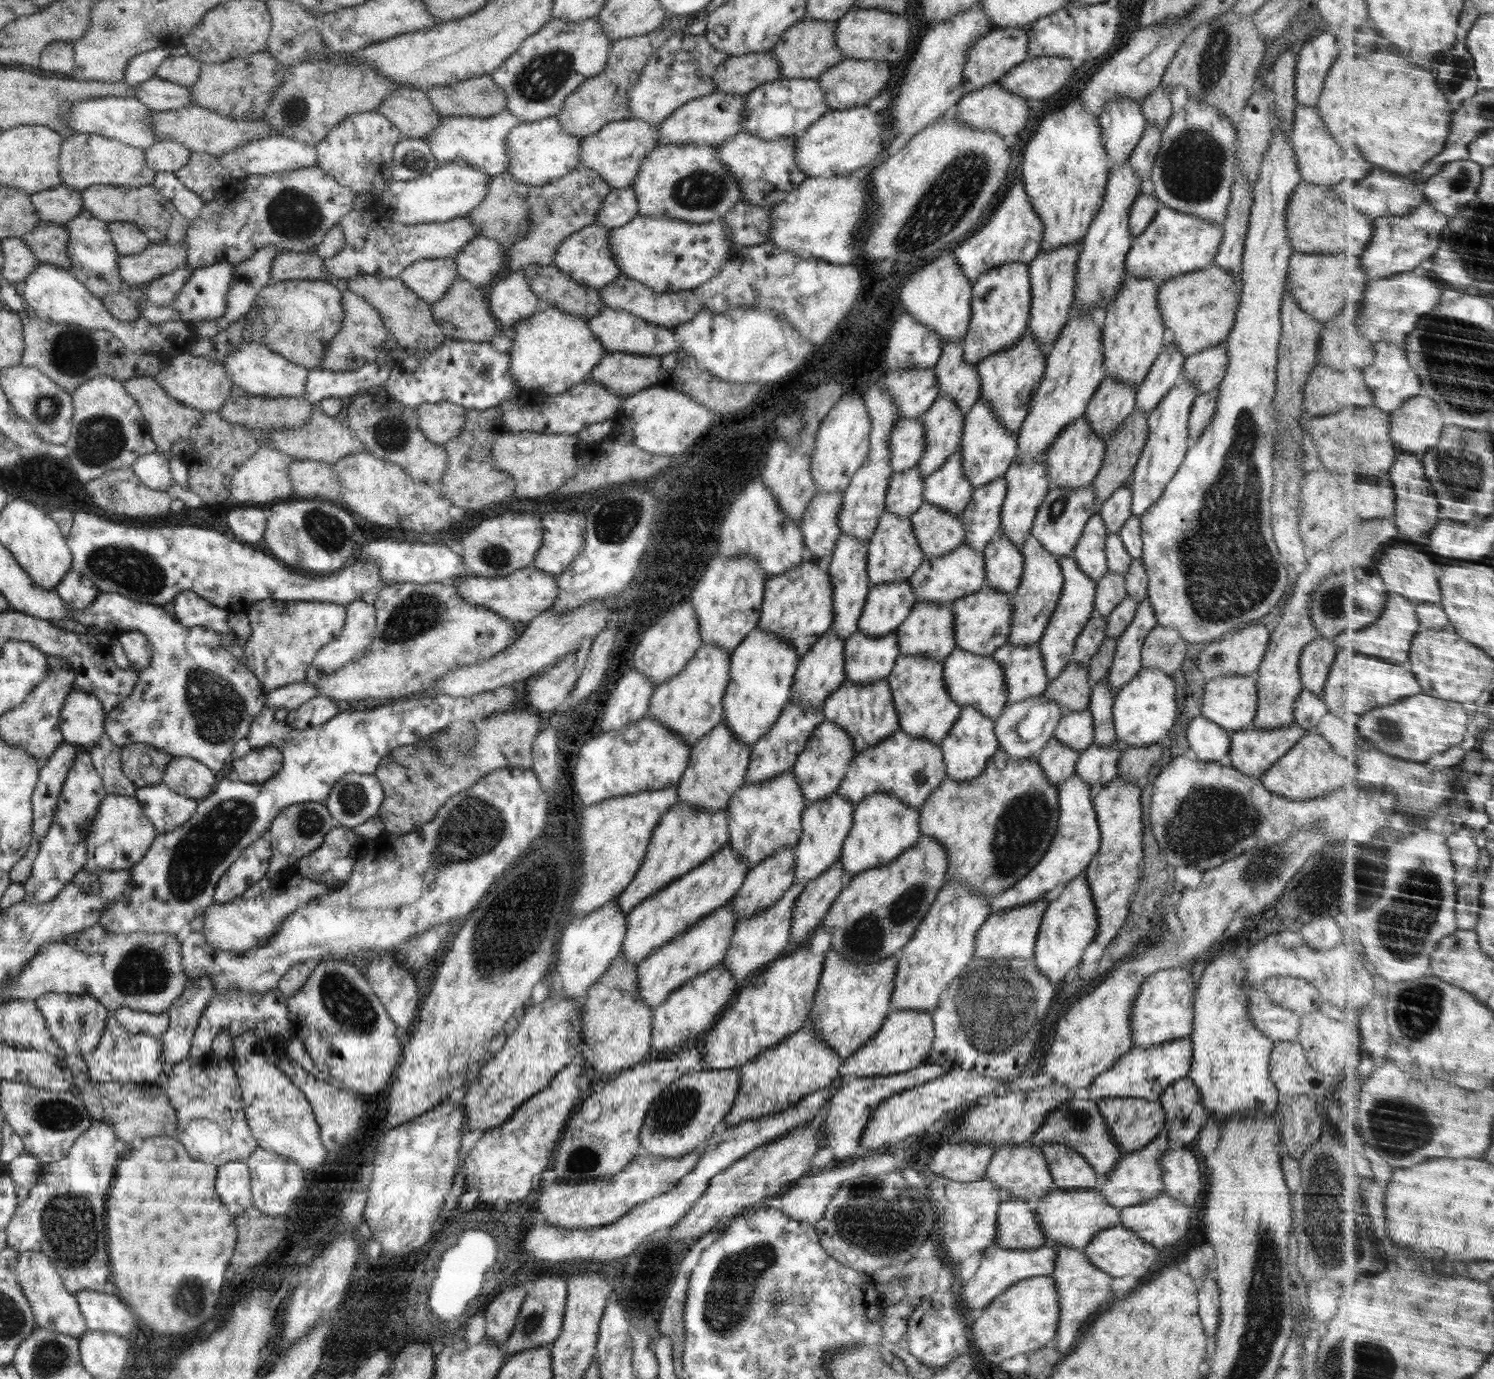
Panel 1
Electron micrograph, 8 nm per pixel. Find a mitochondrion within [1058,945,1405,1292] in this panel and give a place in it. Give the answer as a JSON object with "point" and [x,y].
{"point":[1325,1245]}

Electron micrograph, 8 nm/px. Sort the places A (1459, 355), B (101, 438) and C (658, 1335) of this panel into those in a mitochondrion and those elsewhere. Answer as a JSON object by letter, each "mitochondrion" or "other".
{"A":"mitochondrion","B":"mitochondrion","C":"other"}

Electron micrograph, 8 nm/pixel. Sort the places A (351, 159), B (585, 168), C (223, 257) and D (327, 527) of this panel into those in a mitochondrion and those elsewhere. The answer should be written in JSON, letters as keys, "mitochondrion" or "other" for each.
{"A":"other","B":"other","C":"other","D":"mitochondrion"}

